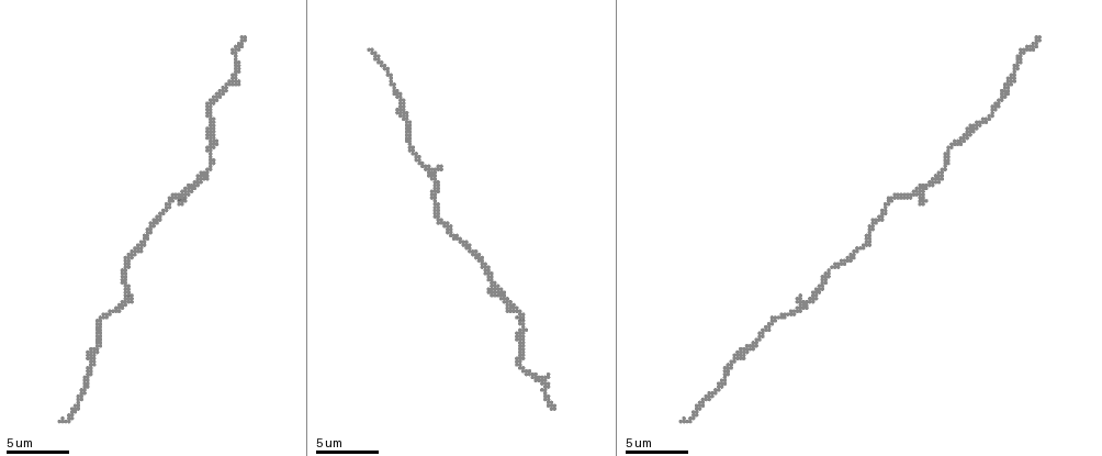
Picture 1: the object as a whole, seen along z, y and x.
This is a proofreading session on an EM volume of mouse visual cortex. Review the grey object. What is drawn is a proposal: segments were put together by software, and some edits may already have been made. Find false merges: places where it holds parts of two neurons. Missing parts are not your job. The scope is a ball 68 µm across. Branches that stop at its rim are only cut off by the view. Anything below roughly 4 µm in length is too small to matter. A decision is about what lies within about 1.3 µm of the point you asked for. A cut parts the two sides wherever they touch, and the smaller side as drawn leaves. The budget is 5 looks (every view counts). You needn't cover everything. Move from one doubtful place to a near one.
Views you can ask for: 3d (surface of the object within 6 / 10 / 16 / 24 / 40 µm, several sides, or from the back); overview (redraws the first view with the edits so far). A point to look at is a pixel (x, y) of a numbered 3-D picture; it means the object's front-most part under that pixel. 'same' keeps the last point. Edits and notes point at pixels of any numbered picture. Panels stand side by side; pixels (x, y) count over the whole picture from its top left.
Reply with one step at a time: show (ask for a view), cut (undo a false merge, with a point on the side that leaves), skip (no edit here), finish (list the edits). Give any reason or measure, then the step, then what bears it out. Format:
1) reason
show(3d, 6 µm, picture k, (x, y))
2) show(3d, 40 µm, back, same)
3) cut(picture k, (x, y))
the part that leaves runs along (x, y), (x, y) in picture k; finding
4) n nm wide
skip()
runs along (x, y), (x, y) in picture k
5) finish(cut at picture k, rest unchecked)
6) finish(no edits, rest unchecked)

calibre changes
show(3d, 6 µm, picture 1, (92, 361))

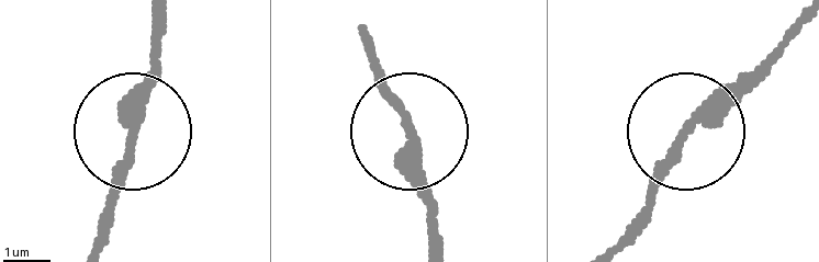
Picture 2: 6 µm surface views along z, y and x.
other side
show(3d, 6 µm, back, picture 2, (134, 131))

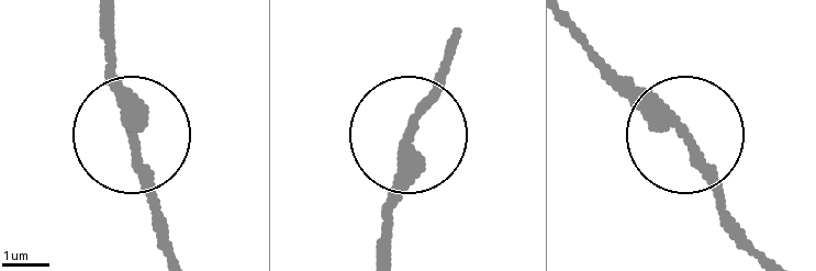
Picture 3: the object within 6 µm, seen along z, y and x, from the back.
skip()
runs along (103, 21), (103, 56), (158, 217) in picture 3; all the same neuron

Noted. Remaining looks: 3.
four arms meet
show(3d, 16 µm, picture 1, (494, 285))

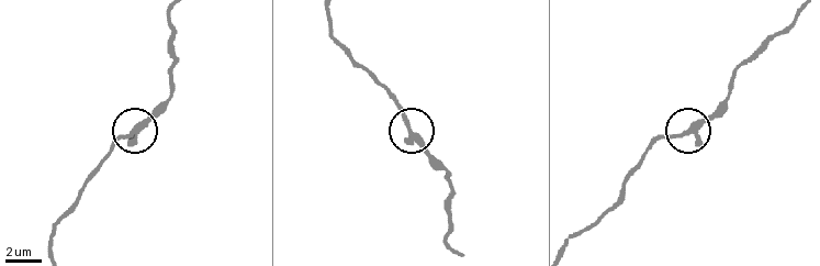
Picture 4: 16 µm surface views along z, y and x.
270 nm wide
skip()
all the same neuron

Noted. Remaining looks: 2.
sudden change in width
show(3d, 16 µm, picture 1, (522, 351))

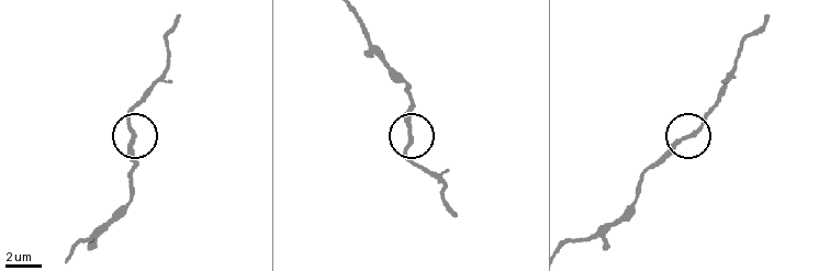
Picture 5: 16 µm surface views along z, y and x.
skip()
continuous, no second neuron

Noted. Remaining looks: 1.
finish(no edits, rest unchecked)

